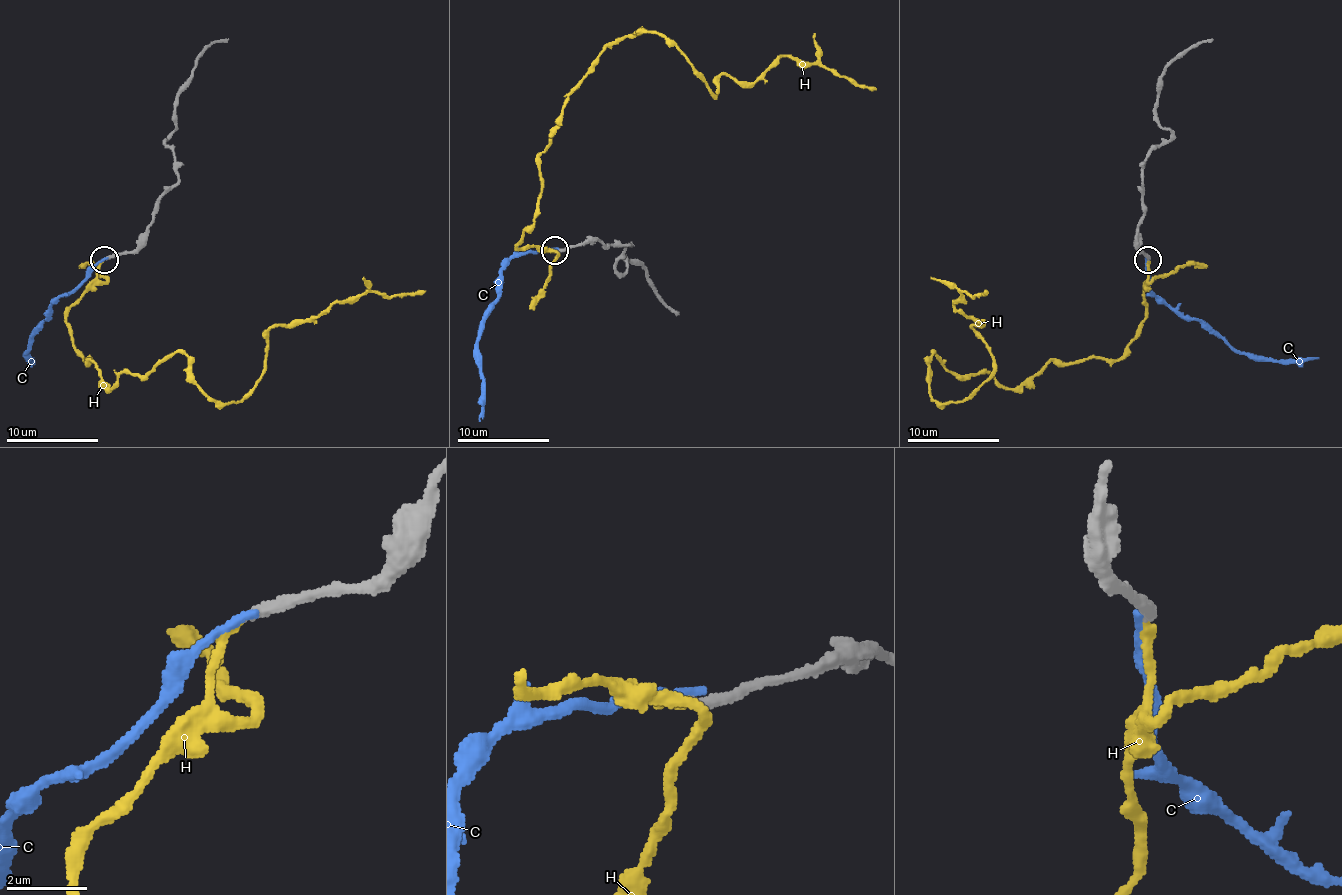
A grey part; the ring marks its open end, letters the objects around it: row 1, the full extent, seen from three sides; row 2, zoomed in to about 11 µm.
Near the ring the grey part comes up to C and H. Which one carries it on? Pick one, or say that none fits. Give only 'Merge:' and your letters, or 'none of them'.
Merge: H

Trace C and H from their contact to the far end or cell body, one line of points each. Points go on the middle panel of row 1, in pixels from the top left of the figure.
C: (557, 249), (523, 252), (500, 275), (496, 304), (484, 320), (477, 346), (482, 378), (479, 421)
H: (555, 249), (516, 247), (539, 155), (608, 45), (658, 31), (716, 96), (785, 57), (876, 89)

